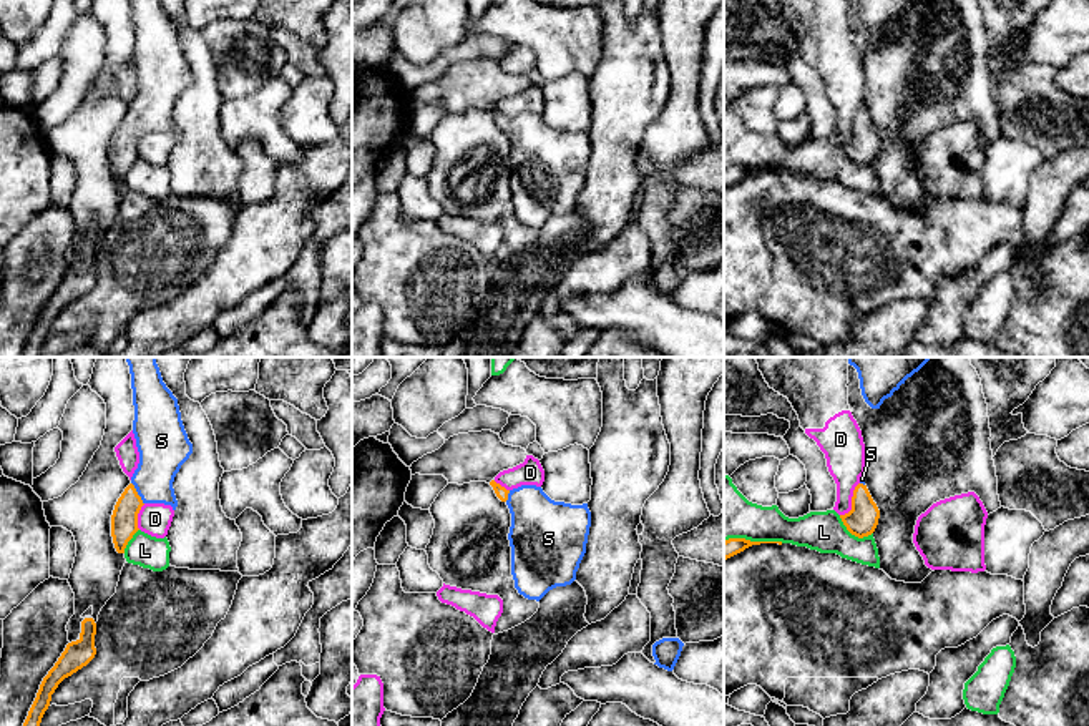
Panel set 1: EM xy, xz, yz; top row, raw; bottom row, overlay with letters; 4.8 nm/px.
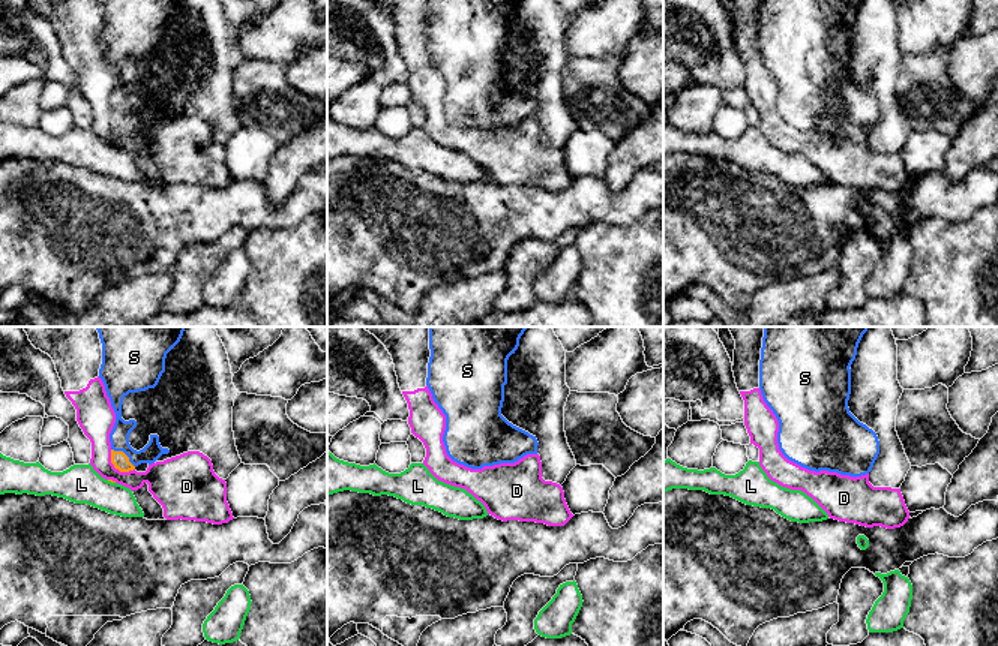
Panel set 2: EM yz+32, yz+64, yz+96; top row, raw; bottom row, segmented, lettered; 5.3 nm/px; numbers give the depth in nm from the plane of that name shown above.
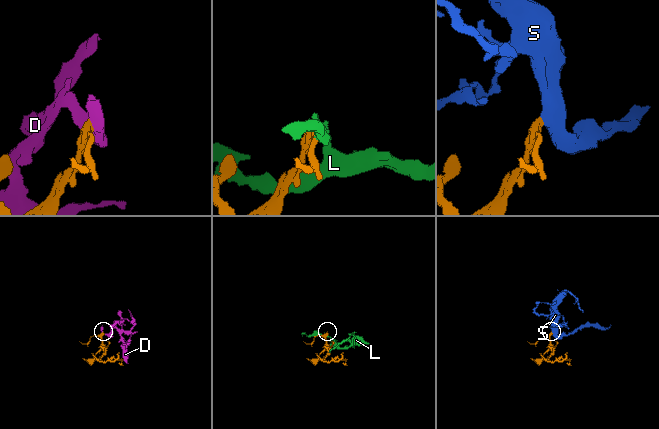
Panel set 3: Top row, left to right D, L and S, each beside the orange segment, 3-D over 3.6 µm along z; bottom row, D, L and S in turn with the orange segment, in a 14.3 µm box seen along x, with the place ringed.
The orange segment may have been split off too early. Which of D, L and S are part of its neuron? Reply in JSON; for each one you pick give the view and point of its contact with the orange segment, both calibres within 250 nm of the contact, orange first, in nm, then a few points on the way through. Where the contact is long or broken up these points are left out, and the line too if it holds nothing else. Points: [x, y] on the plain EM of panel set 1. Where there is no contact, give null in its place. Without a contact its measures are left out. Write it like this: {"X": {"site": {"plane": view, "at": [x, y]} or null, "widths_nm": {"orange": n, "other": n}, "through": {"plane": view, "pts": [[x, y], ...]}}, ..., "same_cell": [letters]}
{"S": {"site": {"plane": "xy", "at": [136, 122]}, "widths_nm": {"orange": 130, "other": 220}, "through": {"plane": "xy", "pts": [[125, 143], [136, 122], [155, 103], [163, 78]]}}, "same_cell": ["S"]}

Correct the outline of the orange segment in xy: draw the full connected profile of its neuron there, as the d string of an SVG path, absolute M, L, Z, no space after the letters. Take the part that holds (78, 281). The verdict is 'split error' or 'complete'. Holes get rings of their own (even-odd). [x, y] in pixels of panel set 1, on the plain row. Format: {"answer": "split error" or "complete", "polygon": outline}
{"answer": "complete", "polygon": "M93 246L81 249L81 261L76 269L66 272L55 294L43 306L37 326L28 339L22 357L40 357L42 346L50 334L51 322L58 312L86 294L96 282L95 276L96 251Z"}

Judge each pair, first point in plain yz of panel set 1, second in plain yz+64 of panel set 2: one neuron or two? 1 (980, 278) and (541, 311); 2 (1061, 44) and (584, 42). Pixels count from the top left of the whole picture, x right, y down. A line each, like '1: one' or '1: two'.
1: two
2: one

